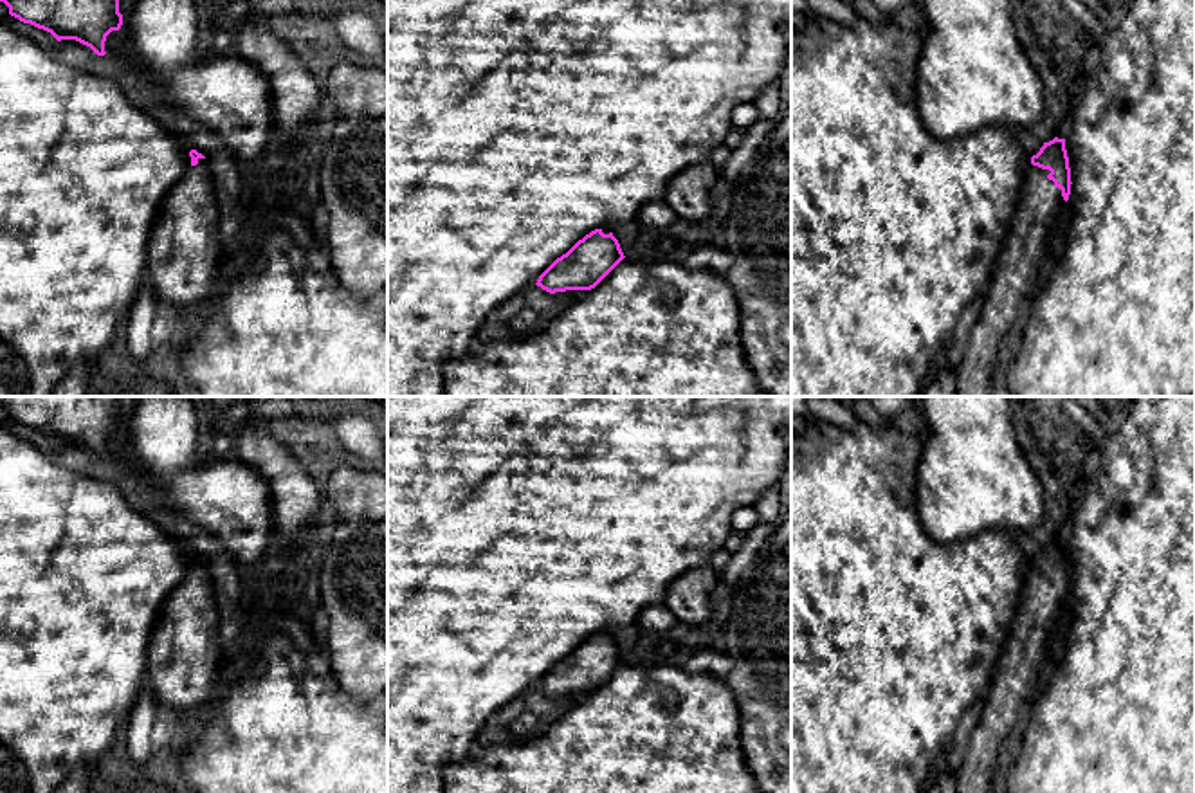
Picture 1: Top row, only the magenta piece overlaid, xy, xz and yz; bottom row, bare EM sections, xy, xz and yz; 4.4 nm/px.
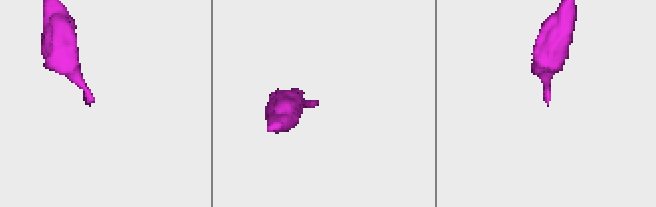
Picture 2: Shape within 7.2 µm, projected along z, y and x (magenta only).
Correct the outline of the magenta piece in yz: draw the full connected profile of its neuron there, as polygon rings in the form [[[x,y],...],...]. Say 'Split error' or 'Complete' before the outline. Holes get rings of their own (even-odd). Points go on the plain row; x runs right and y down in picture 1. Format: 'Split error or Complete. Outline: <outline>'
Split error. Outline: [[[1054,541],[1024,573],[1009,634],[955,779],[957,793],[993,793],[999,752],[1020,708],[1031,705],[1038,692],[1038,672],[1051,652],[1051,633],[1067,613],[1071,588],[1065,542]]]

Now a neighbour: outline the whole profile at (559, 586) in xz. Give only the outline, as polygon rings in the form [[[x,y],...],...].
[[[388,396],[388,793],[443,793],[442,771],[476,752],[479,730],[515,697],[537,687],[539,679],[579,643],[595,633],[636,624],[638,615],[663,604],[667,589],[685,571],[710,564],[714,551],[732,533],[732,514],[753,506],[788,469],[791,445],[780,436],[791,425],[791,396]]]

